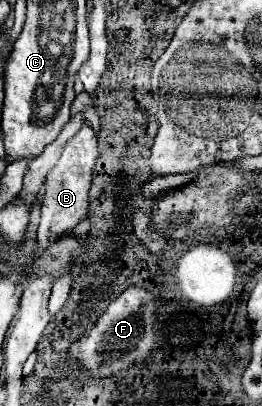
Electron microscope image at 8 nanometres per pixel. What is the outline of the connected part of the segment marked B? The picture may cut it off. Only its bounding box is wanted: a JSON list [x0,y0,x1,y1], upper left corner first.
[36,121,98,253]

